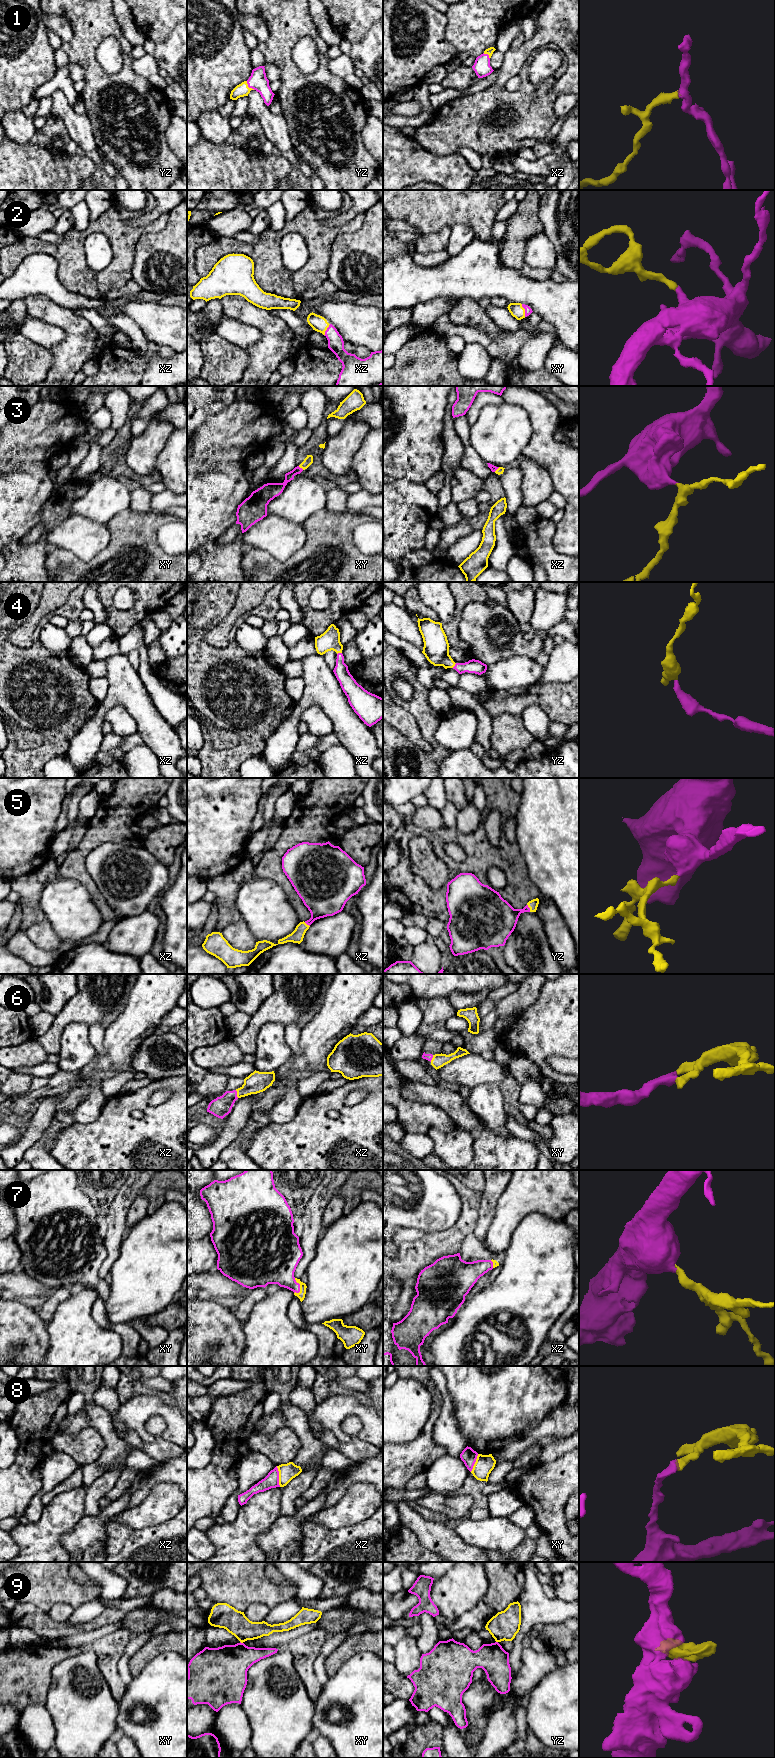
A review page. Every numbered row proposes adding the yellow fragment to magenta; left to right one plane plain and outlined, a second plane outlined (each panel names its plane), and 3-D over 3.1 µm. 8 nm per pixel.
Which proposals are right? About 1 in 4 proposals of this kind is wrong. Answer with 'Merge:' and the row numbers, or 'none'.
Merge: 1, 2, 3, 4, 5, 6, 7, 9

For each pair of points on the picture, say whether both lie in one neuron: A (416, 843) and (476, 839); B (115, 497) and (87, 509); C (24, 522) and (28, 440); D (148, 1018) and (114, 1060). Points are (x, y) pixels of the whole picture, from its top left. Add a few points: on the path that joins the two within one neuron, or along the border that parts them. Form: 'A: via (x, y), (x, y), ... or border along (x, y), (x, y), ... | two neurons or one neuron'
A: border along (430, 840), (434, 852), (444, 862) | two neurons
B: via (108, 497), (99, 504), (94, 505) | one neuron
C: via (24, 502), (24, 460) | one neuron
D: via (138, 1028), (118, 1050) | one neuron

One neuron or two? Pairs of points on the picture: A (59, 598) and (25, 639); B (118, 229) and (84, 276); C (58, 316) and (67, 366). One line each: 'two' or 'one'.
A: one
B: one
C: one

